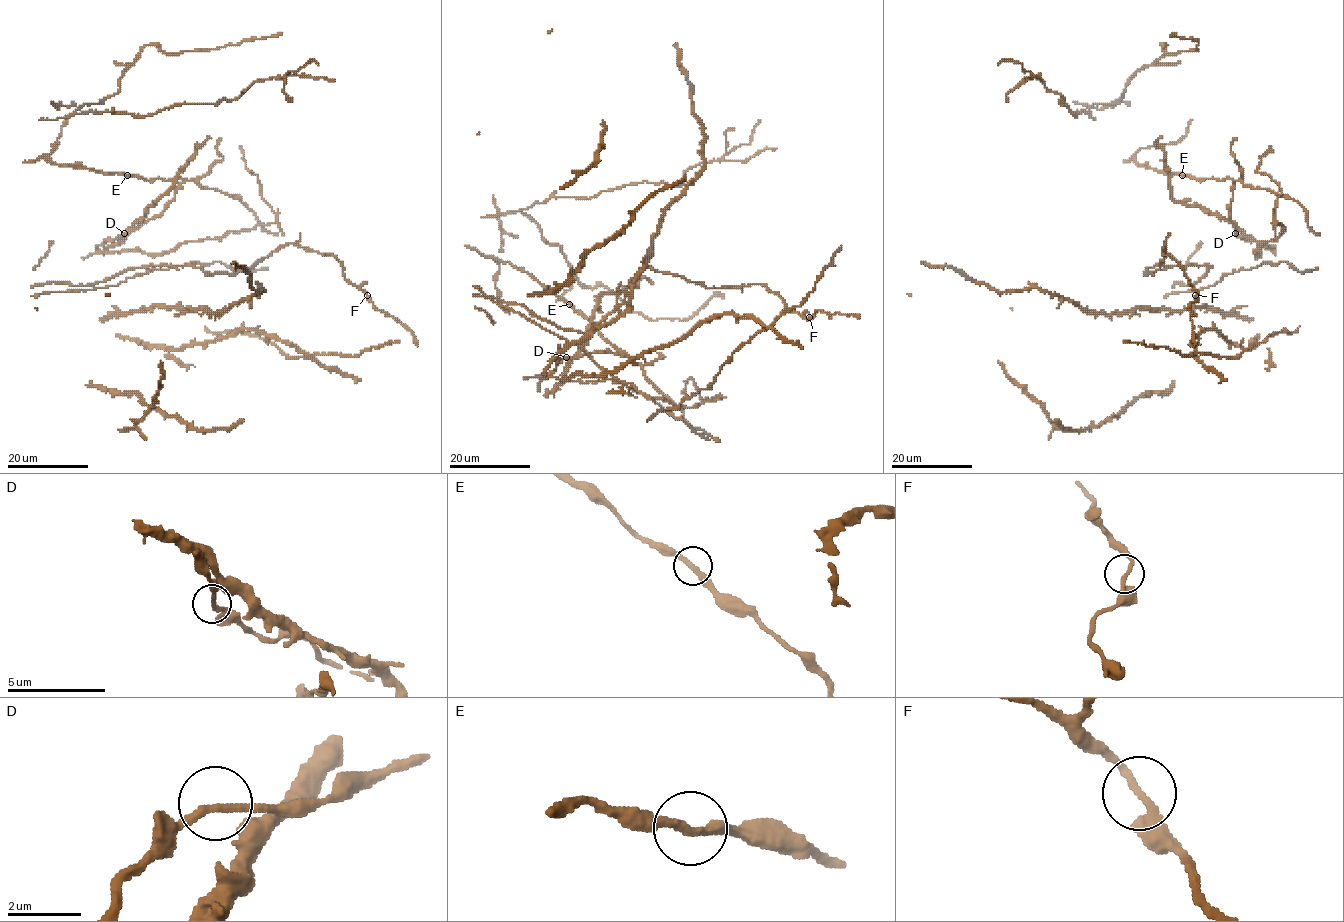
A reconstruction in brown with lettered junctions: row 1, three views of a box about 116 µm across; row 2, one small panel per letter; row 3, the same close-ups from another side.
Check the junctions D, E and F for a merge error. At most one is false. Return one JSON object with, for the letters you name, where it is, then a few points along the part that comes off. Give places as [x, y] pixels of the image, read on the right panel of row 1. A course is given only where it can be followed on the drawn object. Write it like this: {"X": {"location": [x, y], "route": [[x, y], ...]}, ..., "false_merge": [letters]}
{"false_merge": []}

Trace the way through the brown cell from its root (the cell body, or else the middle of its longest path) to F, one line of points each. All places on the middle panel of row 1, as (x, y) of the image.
F: (575, 343), (526, 317), (589, 333), (646, 267), (707, 287), (763, 283), (788, 311), (809, 318)

